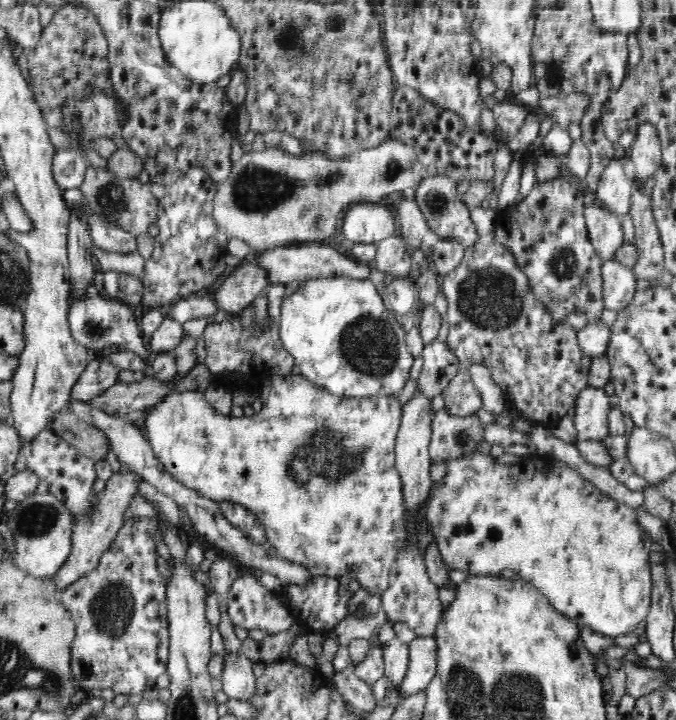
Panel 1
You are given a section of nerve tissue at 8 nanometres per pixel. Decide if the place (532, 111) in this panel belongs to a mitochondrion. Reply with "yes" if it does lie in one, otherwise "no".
no

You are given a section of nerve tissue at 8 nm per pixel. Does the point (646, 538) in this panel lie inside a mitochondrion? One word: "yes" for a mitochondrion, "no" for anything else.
no

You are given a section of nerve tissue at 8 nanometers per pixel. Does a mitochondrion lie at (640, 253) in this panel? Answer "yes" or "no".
no

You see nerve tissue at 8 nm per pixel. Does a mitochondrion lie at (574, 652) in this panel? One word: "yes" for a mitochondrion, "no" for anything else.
no

